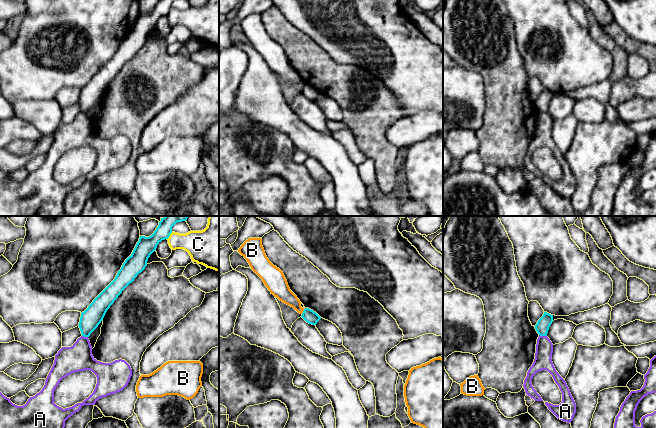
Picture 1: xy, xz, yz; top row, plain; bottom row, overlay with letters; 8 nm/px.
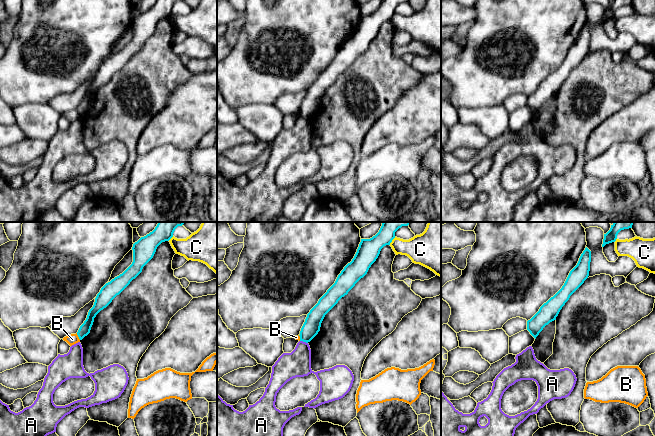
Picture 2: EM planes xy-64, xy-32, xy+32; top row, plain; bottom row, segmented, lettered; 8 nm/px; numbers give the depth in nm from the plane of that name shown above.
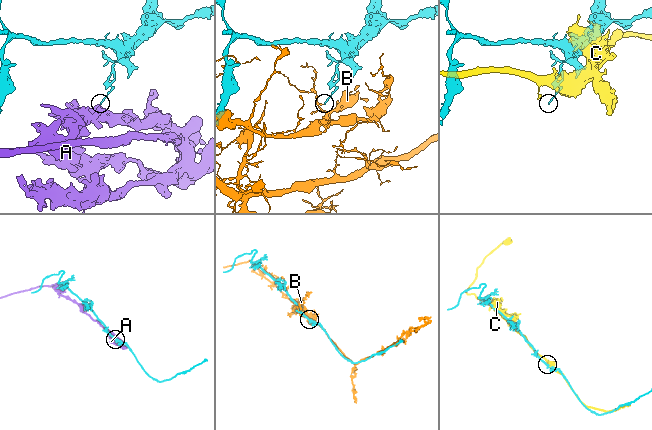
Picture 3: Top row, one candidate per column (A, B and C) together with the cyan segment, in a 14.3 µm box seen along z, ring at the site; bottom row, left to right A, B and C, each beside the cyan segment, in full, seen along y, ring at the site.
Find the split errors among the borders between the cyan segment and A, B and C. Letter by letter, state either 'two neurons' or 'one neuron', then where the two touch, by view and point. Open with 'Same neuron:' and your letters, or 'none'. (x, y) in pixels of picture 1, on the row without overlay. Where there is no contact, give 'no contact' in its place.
Same neuron: none
A: two neurons; meets cyan in yz at (543, 111)
B: two neurons; meets cyan in xz at (303, 87)
C: two neurons; meets cyan in xy at (169, 11)

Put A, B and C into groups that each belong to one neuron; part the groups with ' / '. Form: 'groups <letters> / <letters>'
groups A / B / C

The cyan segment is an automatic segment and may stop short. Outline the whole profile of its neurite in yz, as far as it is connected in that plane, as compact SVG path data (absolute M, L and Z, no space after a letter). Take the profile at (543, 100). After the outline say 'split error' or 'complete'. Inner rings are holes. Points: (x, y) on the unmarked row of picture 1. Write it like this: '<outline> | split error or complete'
M544 88L543 92L538 96L535 105L540 112L547 112L550 101L553 98L553 91Z | complete

